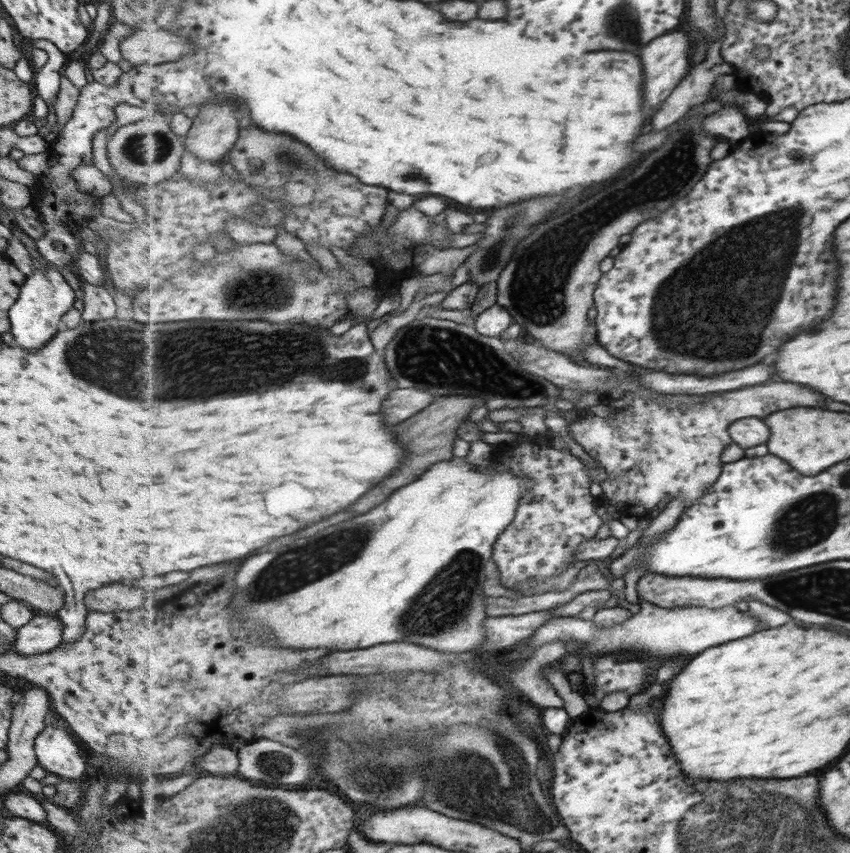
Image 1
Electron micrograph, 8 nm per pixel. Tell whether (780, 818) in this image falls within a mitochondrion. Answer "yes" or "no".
yes

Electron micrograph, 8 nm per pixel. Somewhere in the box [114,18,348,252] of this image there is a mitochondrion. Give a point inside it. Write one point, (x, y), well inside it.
(137, 149)

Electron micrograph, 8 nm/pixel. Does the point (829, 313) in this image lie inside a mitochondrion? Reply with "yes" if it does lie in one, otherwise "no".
no

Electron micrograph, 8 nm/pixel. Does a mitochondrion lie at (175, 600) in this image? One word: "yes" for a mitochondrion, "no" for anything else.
no

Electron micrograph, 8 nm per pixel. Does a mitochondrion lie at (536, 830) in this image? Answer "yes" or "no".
yes

